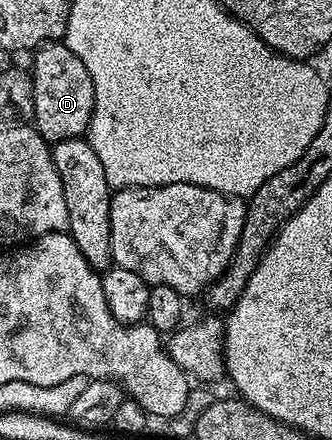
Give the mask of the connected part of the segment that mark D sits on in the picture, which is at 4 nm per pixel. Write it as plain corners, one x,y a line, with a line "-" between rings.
52,41
38,46
33,50
34,69
30,73
32,83
32,99
34,100
34,113
32,118
33,128
48,143
82,137
90,128
92,111
94,110
94,88
92,75
88,75
88,67
80,63
80,59
62,41

